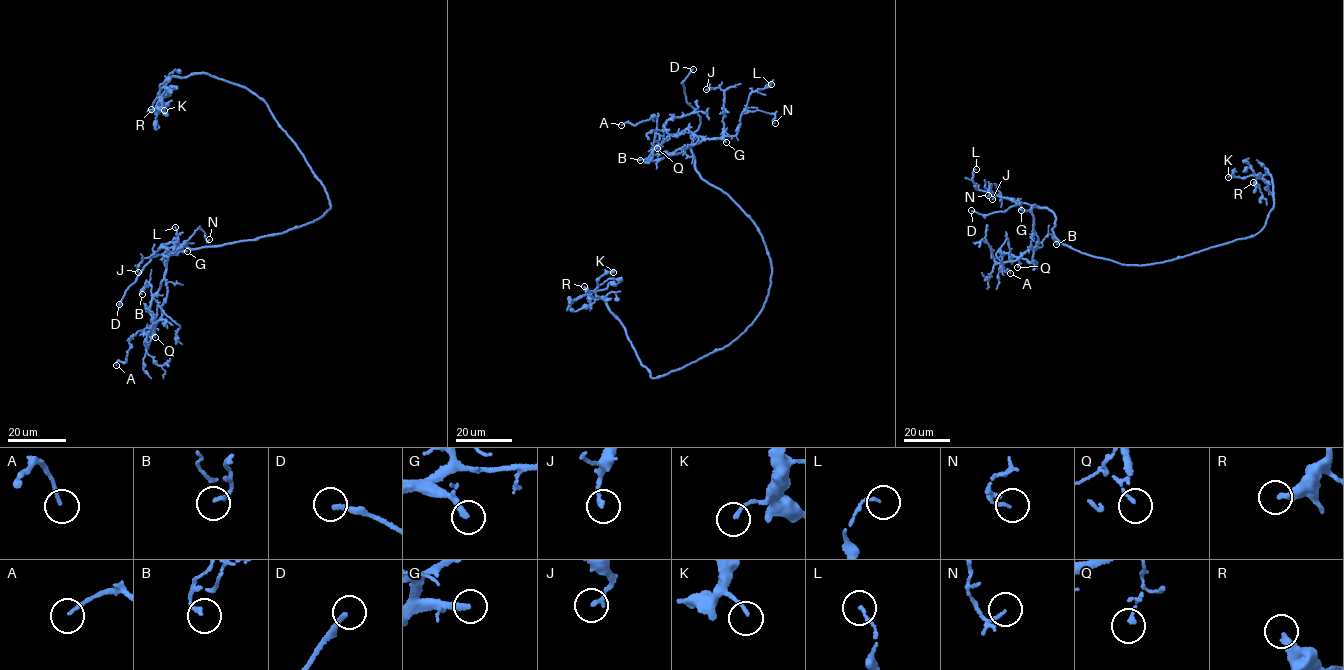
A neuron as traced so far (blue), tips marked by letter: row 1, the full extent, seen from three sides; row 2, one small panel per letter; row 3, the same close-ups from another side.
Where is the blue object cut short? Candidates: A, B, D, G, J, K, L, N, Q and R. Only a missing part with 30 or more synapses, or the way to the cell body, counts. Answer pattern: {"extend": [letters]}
{"extend": ["D", "G"]}

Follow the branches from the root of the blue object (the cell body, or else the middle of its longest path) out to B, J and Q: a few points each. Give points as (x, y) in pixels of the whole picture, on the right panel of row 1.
B: (1099, 258), (1060, 243), (1052, 230), (1053, 212), (1034, 205), (1038, 242), (1050, 234), (1056, 244)
J: (1099, 258), (1058, 241), (1052, 230), (1055, 217), (1047, 208), (1034, 205), (1026, 211), (991, 190), (992, 199)
Q: (1099, 258), (1060, 243), (1052, 230), (1053, 212), (1034, 205), (1038, 244), (1021, 255), (1017, 267)

